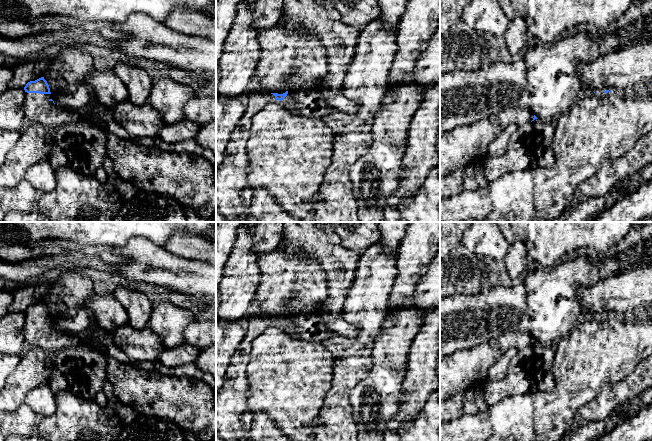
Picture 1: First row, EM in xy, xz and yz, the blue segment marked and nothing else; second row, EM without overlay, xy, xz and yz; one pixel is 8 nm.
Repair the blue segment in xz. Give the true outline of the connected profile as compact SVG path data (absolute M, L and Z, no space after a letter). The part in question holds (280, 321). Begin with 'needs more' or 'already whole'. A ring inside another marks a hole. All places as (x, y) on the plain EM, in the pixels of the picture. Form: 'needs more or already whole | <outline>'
needs more | M282 239L272 252L258 258L260 285L251 308L273 318L280 325L287 320L291 311L303 309L311 303L321 303L328 297L326 272L318 261L305 254L289 256L284 252L285 246L286 241Z

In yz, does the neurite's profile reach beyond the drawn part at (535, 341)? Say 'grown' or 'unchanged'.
grown

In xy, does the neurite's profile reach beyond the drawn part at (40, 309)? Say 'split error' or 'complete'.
split error

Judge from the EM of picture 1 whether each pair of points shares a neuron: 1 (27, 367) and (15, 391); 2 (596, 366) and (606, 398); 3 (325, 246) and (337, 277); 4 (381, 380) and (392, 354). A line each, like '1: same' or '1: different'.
1: same
2: different
3: same
4: same

